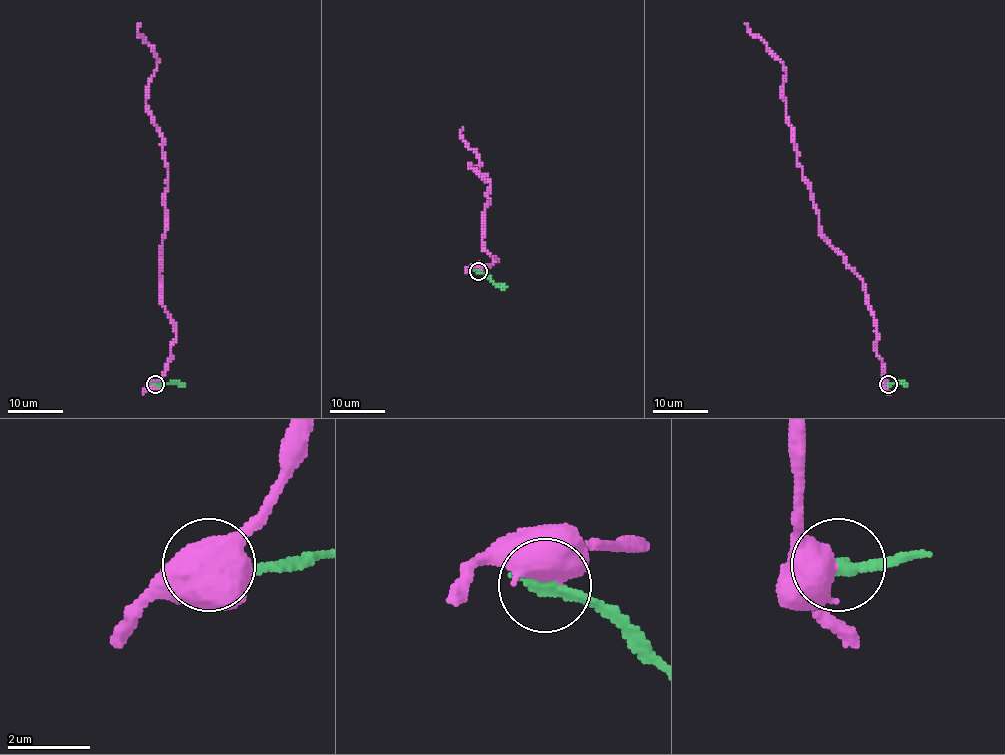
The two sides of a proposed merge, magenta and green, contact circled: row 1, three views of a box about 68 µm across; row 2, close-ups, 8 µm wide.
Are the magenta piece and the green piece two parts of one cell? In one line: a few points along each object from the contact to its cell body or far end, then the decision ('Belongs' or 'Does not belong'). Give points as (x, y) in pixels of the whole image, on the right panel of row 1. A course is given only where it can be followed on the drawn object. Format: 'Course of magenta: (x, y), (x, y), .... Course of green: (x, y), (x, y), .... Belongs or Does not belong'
Course of magenta: (888, 384), (876, 351), (877, 328), (863, 281), (821, 234), (811, 188), (798, 161), (782, 63), (745, 23). Course of green: (888, 384), (903, 382), (903, 385). Does not belong

